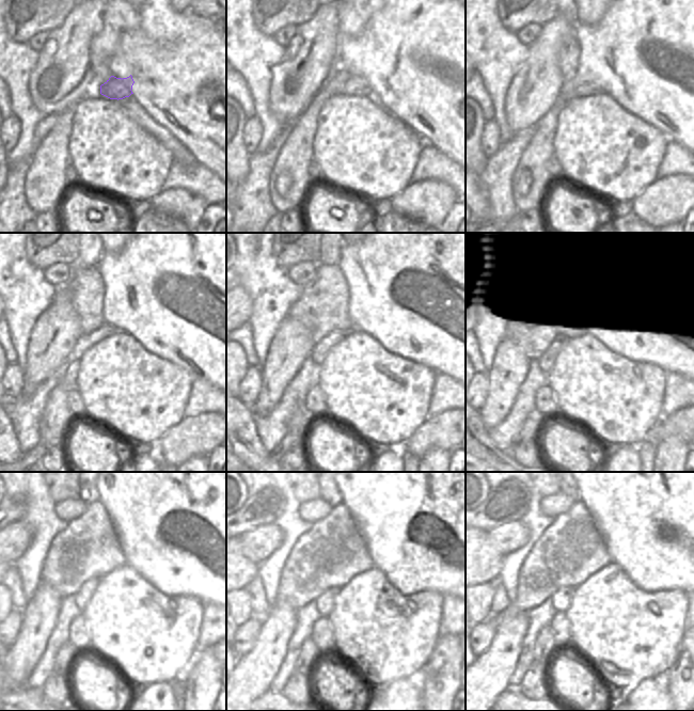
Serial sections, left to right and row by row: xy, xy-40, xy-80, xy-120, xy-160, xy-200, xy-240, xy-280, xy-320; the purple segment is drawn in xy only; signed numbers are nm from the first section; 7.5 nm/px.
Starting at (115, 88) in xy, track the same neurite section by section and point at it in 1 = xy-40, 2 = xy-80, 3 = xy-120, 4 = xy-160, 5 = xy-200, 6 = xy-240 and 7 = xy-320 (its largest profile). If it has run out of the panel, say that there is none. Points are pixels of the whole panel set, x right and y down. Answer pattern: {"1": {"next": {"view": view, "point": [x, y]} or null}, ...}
{"1": {"next": {"view": "xy-40", "point": [340, 83]}}, "2": {"next": {"view": "xy-80", "point": [570, 90]}}, "3": {"next": {"view": "xy-120", "point": [85, 341]}}, "4": {"next": {"view": "xy-160", "point": [319, 350]}}, "5": {"next": {"view": "xy-200", "point": [570, 342]}}, "6": {"next": {"view": "xy-240", "point": [81, 598]}}, "7": {"next": {"view": "xy-320", "point": [561, 600]}}}

